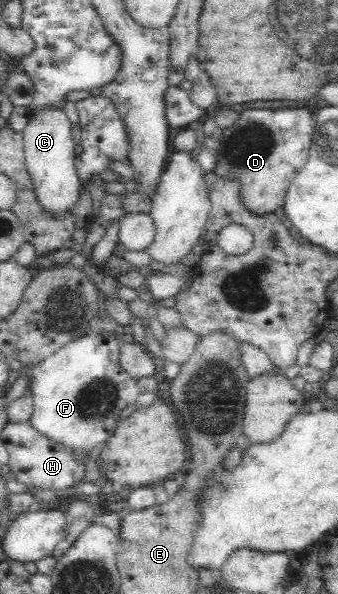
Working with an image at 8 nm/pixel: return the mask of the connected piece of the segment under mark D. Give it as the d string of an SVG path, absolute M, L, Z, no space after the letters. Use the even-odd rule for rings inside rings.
M306 107L291 109L247 109L241 111L241 117L233 125L222 128L222 137L217 147L216 161L213 165L215 175L223 180L237 180L238 199L245 211L255 216L267 216L275 213L275 209L284 206L287 189L308 161L309 145L312 145L313 113Z

